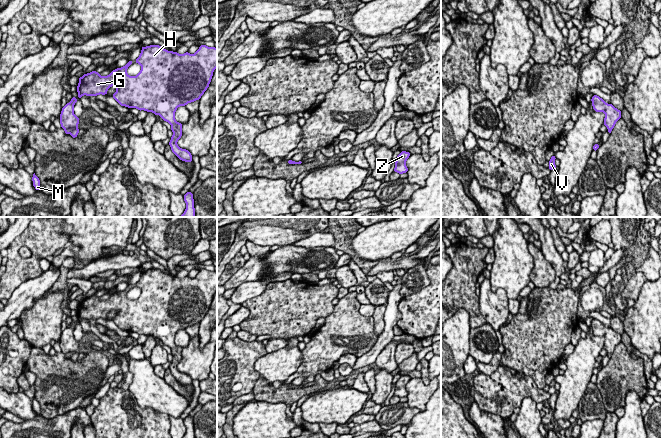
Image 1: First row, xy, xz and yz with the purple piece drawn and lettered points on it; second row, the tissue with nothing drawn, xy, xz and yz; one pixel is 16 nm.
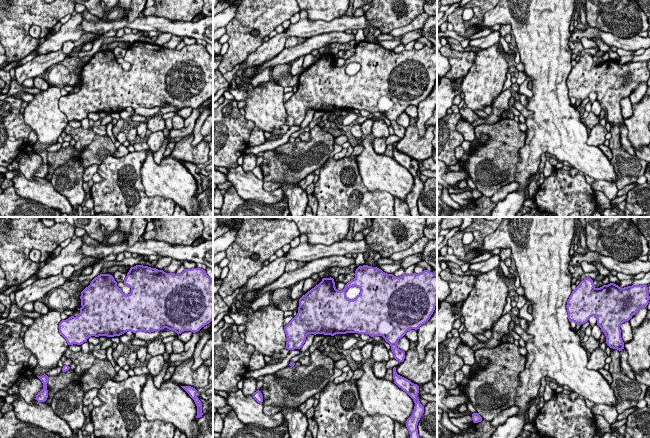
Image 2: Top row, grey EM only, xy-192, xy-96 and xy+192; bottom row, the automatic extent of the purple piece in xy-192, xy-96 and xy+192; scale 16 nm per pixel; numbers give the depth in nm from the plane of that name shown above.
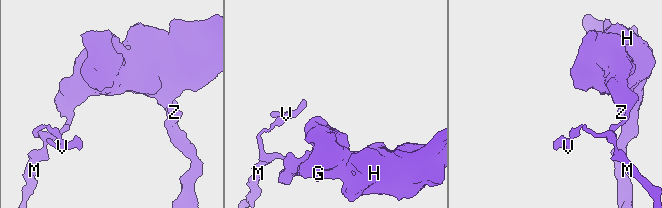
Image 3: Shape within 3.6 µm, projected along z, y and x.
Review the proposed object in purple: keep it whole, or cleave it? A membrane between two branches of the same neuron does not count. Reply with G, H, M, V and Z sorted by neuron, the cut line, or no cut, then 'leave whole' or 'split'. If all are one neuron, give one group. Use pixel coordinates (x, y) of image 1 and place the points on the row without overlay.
G H Z / M V; cut in xy along (77, 351), (65, 354); split

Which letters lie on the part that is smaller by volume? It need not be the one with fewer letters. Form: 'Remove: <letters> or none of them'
Remove: M, V

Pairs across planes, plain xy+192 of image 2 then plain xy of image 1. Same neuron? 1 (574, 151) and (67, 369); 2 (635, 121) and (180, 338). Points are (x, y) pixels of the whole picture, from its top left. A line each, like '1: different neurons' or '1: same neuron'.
1: different neurons
2: different neurons

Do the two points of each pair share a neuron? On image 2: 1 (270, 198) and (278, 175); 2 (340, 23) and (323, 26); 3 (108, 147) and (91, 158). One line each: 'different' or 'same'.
1: different
2: same
3: same

